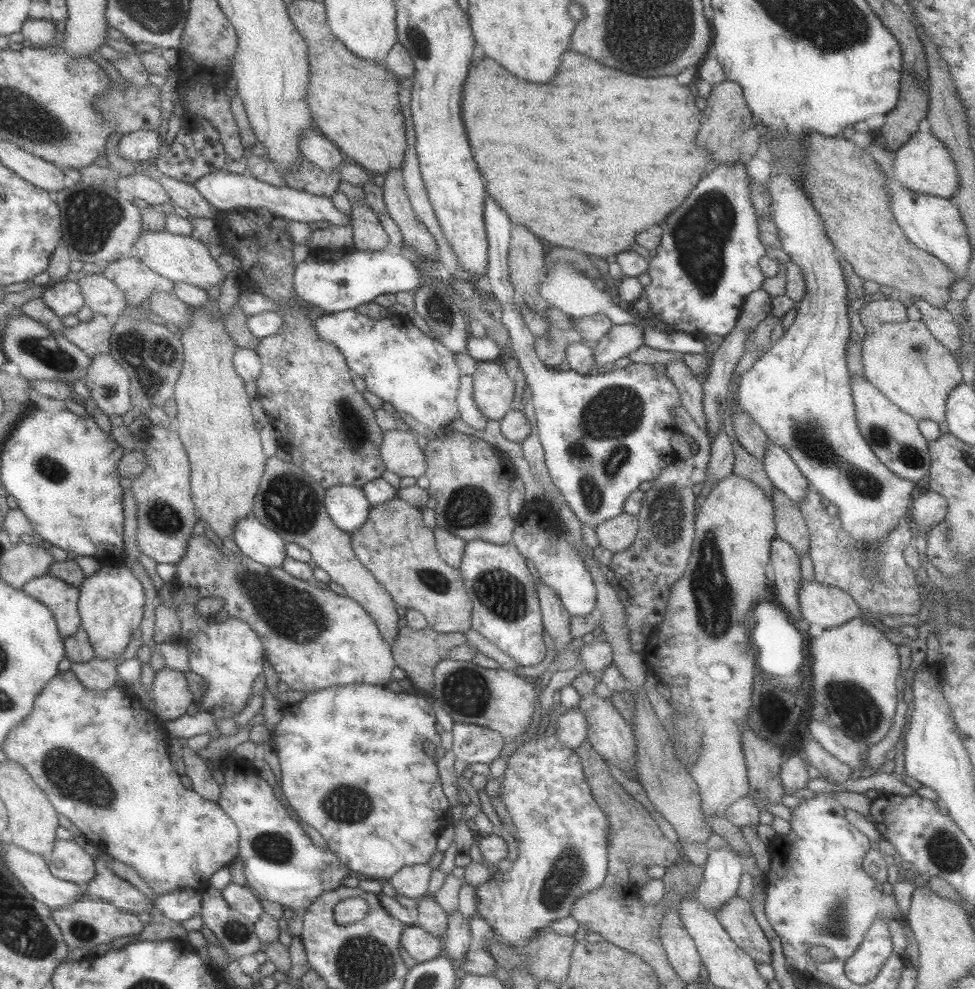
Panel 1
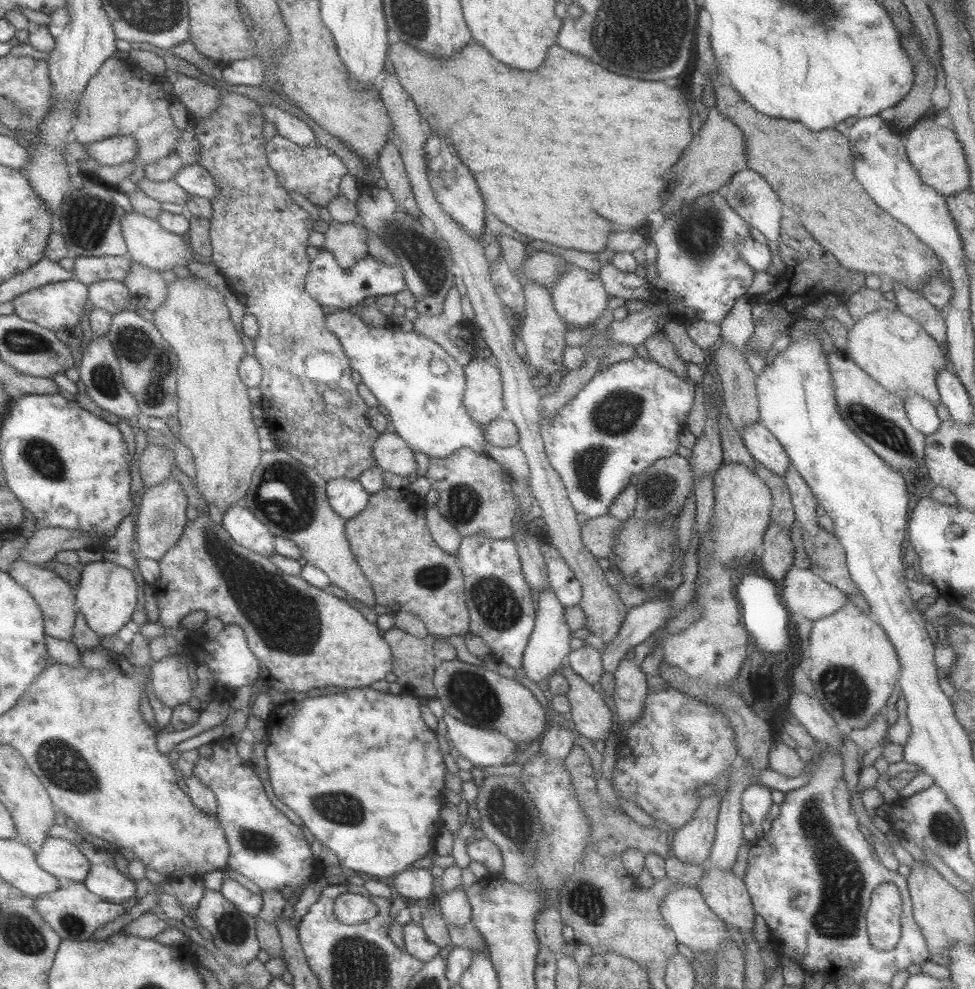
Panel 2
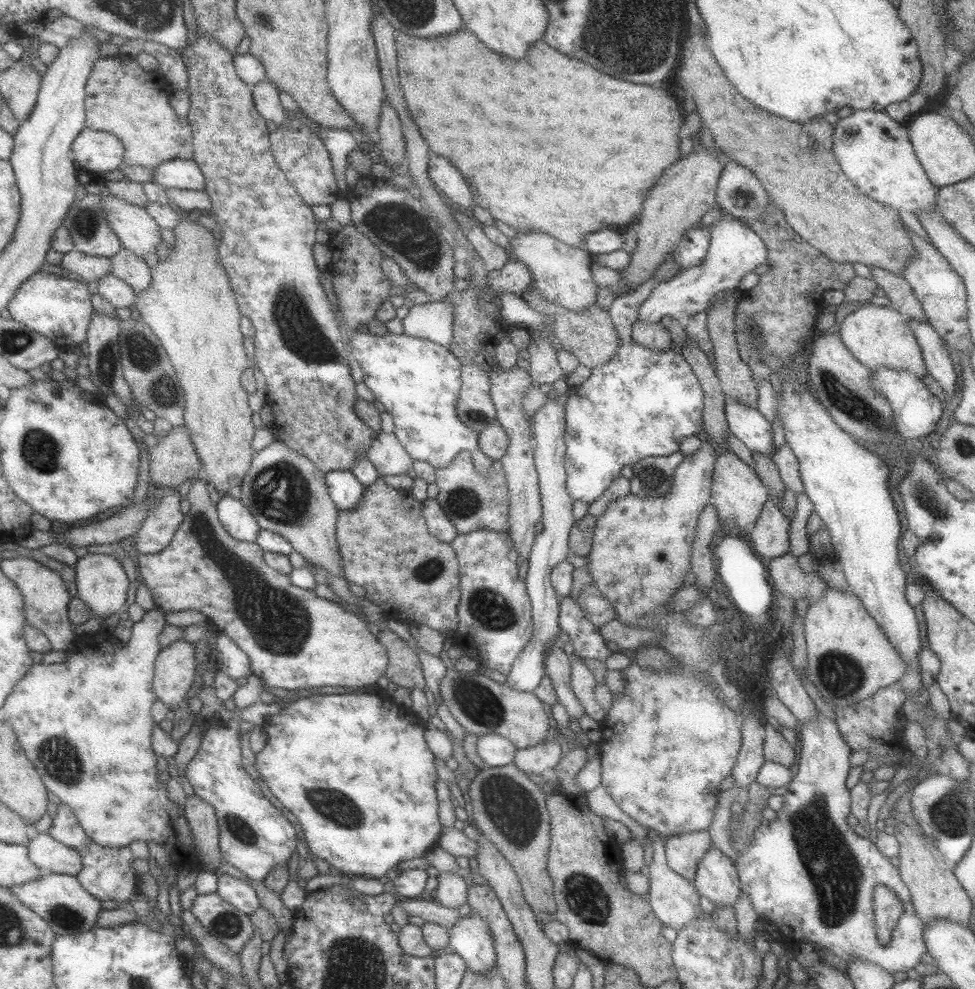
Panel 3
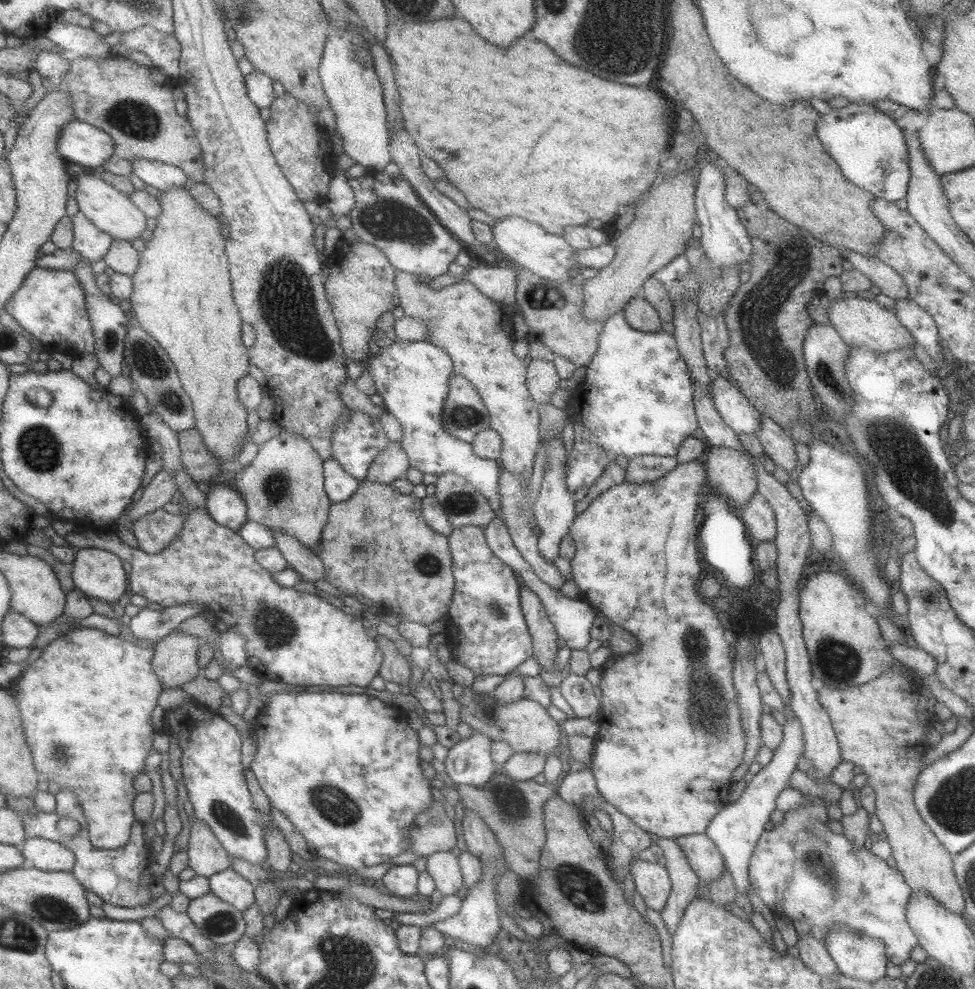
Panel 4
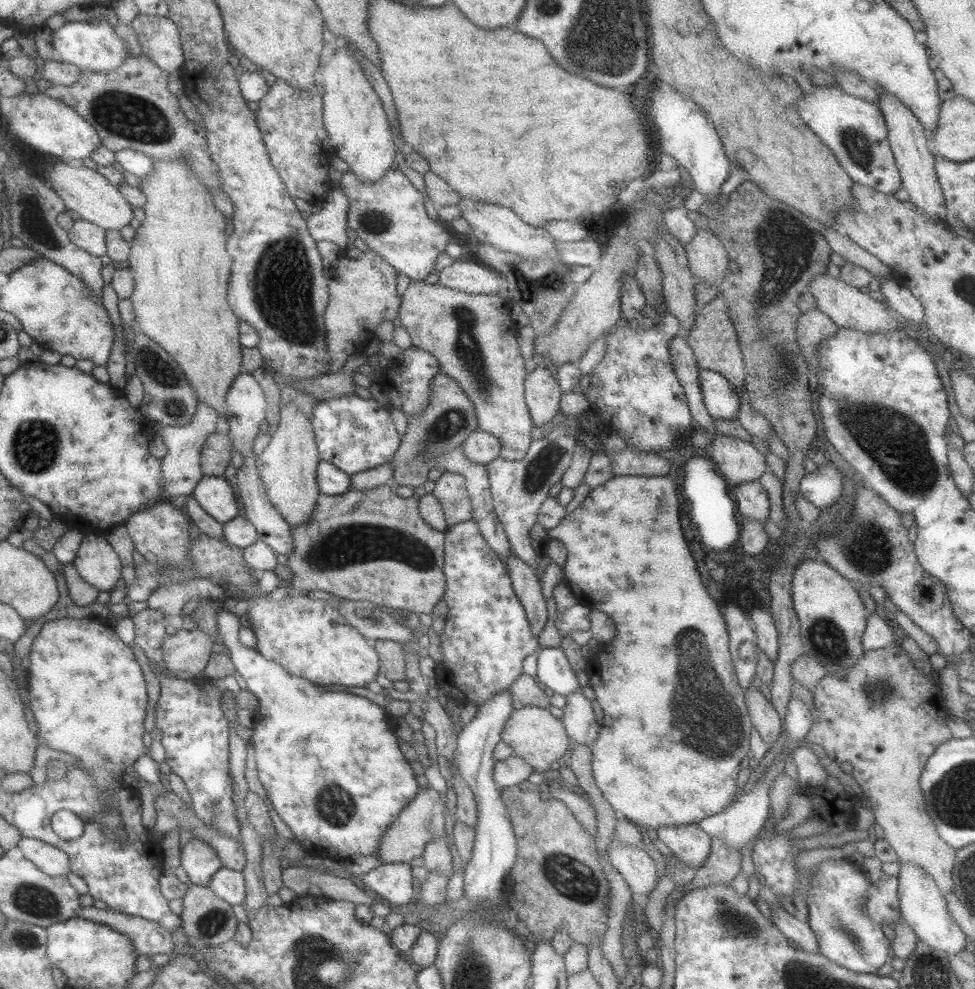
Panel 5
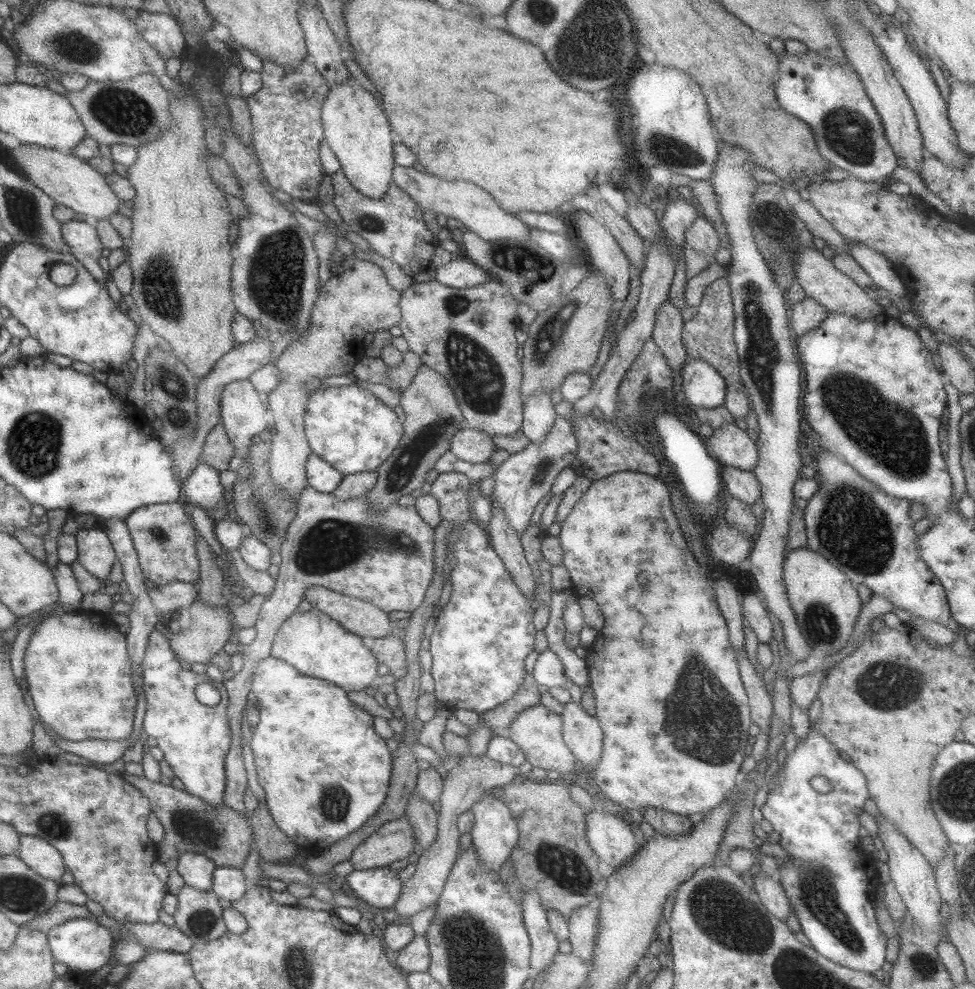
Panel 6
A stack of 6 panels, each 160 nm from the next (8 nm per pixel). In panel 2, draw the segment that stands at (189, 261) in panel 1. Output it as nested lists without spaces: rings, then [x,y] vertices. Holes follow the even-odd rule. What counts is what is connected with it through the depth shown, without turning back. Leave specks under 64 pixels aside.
[[[134,210],[126,212],[121,220],[121,229],[130,259],[158,272],[173,270],[174,266],[185,266],[190,258],[199,259],[194,254],[191,245],[186,245],[182,235],[174,234],[162,228],[157,220],[148,218]]]

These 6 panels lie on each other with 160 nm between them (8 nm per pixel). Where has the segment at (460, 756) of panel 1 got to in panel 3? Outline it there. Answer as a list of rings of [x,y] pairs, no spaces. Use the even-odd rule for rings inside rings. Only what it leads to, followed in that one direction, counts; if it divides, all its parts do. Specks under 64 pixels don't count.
[[[500,734],[477,735],[477,754],[487,767],[501,767],[513,762],[517,746]]]

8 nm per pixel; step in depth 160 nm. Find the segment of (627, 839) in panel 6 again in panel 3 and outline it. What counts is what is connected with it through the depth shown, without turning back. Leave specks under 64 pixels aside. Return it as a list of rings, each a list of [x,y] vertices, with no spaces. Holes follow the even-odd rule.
[[[648,830],[648,837],[652,838],[654,853],[653,861],[644,870],[650,883],[647,899],[650,903],[651,911],[659,918],[660,922],[678,932],[690,921],[698,917],[704,917],[704,912],[699,903],[700,894],[694,883],[680,876],[668,866],[667,858],[665,857],[665,838],[662,838],[654,830]]]

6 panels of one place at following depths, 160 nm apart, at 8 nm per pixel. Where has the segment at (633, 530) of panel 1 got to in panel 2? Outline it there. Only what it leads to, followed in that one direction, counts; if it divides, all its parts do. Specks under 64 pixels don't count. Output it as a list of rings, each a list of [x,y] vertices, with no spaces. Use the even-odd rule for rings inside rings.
[[[602,515],[590,518],[581,526],[582,543],[596,559],[610,557],[618,530],[624,528],[624,522],[614,516]]]

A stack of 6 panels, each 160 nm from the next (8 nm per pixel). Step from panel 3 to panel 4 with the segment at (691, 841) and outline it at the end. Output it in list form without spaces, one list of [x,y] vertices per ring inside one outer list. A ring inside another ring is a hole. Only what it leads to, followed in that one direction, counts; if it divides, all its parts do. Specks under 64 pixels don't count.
[[[655,838],[658,845],[663,848],[667,858],[666,868],[671,878],[671,891],[664,908],[659,912],[668,932],[672,935],[677,931],[682,920],[685,908],[691,900],[696,899],[699,885],[702,880],[690,868],[682,849],[679,848],[675,838]]]

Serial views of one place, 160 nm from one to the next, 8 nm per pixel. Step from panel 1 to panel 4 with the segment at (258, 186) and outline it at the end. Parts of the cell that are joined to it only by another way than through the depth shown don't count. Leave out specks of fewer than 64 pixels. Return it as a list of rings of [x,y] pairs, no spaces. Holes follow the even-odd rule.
[[[138,159],[131,161],[133,174],[154,191],[163,191],[170,188],[188,187],[191,183],[184,172],[176,166],[163,164],[160,161]]]

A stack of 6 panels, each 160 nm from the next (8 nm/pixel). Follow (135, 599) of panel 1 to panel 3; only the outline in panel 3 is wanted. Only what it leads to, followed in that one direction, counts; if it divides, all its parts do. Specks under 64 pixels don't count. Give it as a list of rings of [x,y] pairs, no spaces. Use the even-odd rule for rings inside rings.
[[[91,553],[79,558],[74,567],[77,583],[76,597],[91,606],[93,618],[80,625],[72,624],[71,629],[78,636],[104,631],[105,627],[102,624],[103,618],[124,610],[130,584],[125,572],[126,567],[123,566],[121,561],[112,558],[112,555],[107,556],[106,554]]]

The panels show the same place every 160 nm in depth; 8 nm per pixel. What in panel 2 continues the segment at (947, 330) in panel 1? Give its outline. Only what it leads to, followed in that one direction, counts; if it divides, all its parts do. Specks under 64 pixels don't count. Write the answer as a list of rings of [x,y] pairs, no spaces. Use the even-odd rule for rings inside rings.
[[[892,281],[892,291],[896,297],[895,308],[919,322],[934,340],[945,345],[947,326],[944,312],[936,310],[920,292],[910,290],[901,282]]]

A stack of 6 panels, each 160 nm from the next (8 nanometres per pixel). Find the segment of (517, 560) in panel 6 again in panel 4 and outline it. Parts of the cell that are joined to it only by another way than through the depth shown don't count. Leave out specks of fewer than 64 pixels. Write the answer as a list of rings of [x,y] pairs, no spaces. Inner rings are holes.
[[[523,584],[521,590],[520,607],[533,638],[533,657],[538,660],[538,666],[545,672],[556,672],[554,664],[560,649],[556,643],[559,636],[555,626],[548,618],[540,598]]]

